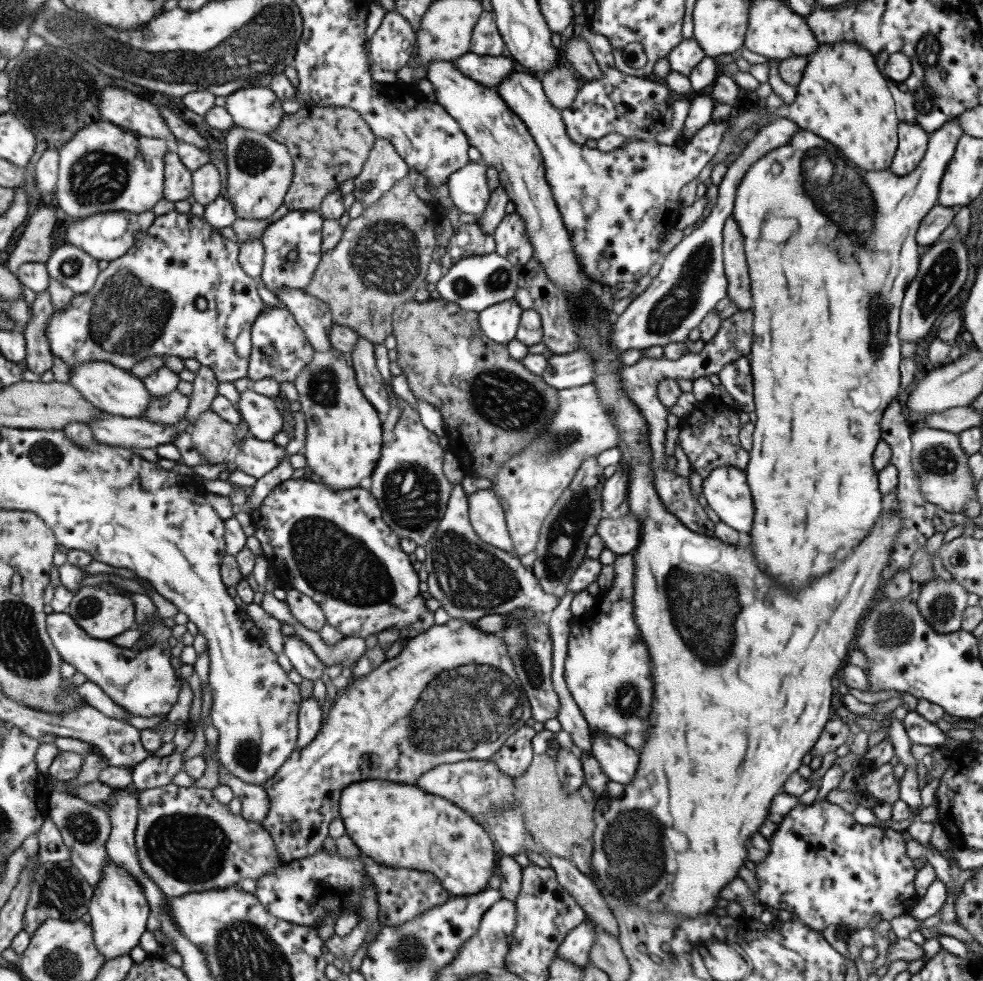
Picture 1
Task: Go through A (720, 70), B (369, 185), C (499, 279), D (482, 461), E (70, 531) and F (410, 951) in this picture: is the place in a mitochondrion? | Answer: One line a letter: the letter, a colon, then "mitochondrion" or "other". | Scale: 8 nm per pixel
A: other
B: mitochondrion
C: mitochondrion
D: other
E: other
F: mitochondrion

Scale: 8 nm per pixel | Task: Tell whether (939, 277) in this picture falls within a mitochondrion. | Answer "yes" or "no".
yes

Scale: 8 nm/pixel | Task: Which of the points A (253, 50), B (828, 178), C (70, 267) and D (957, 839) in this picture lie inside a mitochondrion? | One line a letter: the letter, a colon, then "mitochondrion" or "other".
A: mitochondrion
B: mitochondrion
C: mitochondrion
D: other

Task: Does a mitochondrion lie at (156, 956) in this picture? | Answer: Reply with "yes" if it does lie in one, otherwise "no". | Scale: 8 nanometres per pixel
no

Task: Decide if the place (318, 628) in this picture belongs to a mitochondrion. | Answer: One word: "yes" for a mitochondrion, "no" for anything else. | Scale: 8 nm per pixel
no

